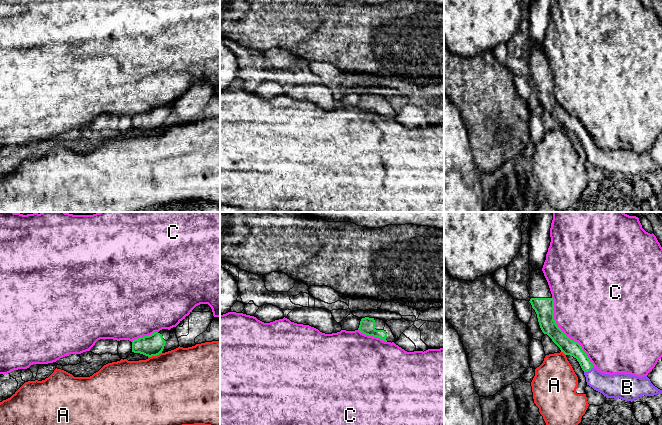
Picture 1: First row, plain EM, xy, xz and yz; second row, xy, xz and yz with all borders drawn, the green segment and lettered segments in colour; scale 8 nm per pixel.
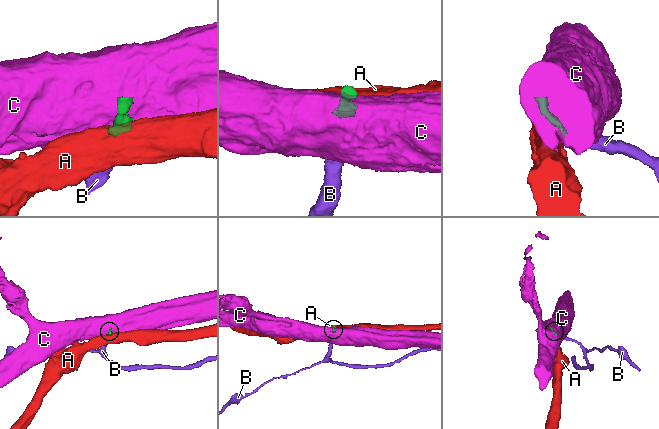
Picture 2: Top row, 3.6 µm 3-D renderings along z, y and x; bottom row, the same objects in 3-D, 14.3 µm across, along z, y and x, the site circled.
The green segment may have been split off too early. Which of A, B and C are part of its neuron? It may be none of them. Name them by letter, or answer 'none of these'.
B

